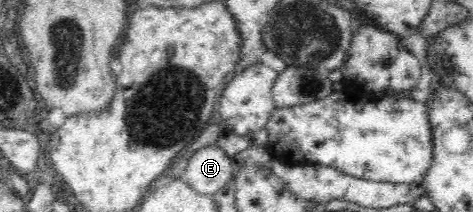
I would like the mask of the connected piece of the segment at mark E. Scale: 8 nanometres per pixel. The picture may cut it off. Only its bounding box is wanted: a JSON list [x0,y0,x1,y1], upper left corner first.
[184,143,232,195]

